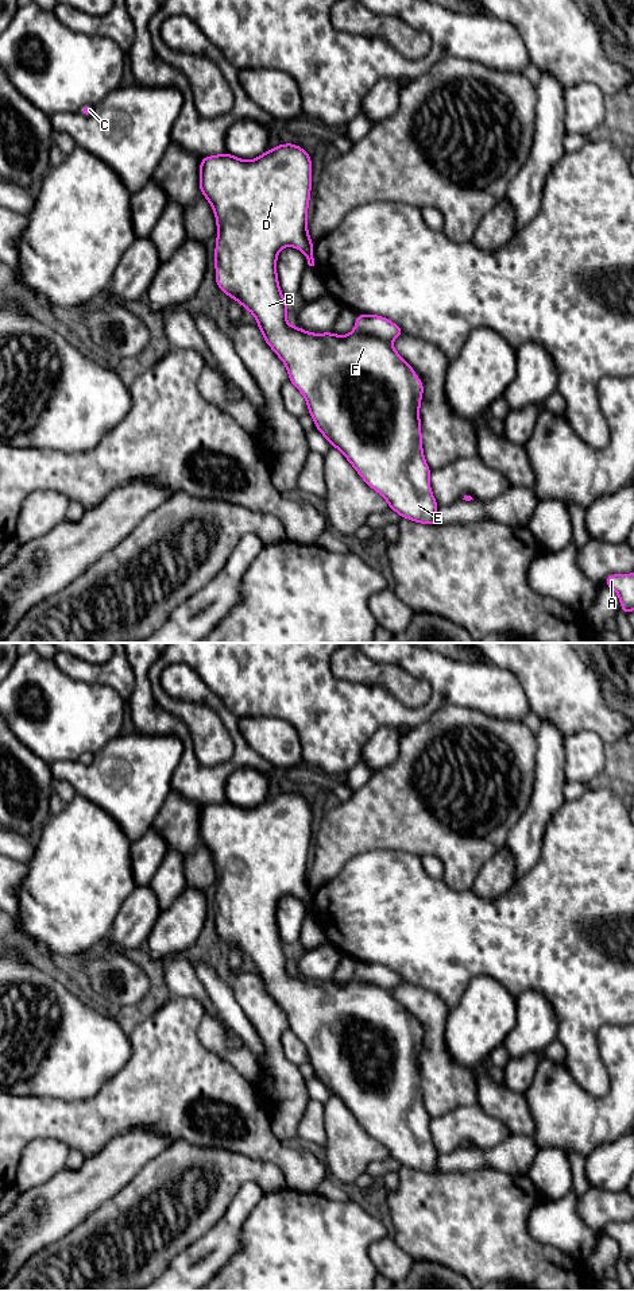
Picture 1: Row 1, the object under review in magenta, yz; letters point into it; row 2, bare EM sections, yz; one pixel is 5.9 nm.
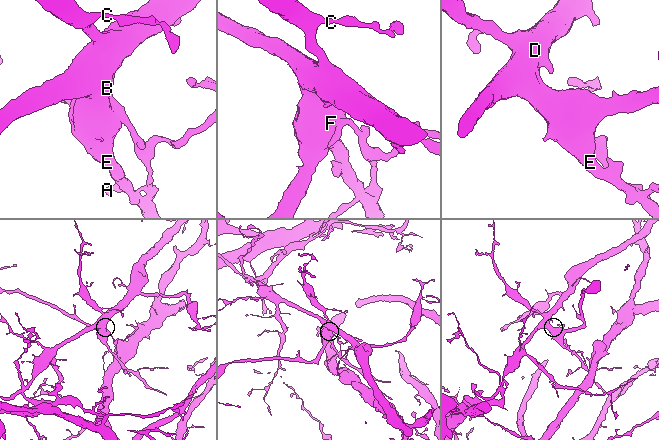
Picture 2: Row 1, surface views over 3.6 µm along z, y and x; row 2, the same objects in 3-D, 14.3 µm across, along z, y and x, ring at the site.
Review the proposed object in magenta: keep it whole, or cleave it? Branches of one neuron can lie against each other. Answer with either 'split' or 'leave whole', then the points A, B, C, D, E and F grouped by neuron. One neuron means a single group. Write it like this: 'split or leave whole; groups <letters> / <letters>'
split; groups A / B C D E F

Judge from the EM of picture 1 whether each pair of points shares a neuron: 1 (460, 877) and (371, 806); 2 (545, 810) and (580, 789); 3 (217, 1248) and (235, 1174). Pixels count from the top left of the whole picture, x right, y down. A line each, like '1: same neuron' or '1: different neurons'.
1: same neuron
2: different neurons
3: different neurons

